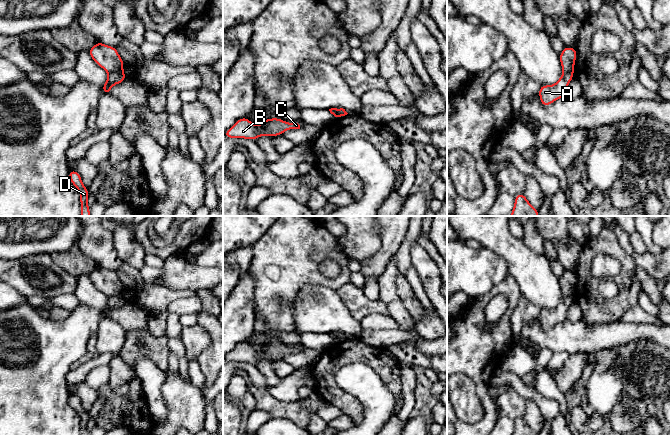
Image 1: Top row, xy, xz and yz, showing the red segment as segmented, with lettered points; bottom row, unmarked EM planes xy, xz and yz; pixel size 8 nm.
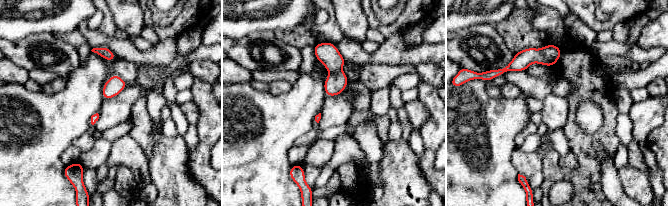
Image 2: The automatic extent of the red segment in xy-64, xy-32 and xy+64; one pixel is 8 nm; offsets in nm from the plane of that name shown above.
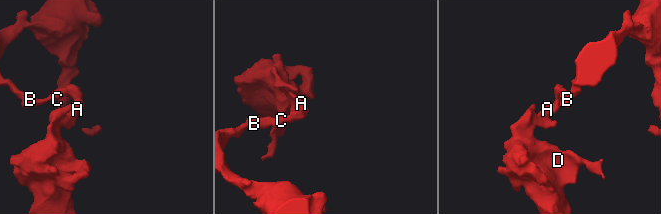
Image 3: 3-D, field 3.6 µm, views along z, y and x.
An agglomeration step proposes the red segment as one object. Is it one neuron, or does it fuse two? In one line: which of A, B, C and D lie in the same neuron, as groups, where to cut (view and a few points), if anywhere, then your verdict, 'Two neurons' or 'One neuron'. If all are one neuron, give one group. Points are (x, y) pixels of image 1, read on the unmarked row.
Groups: A D / B C. Split along xy (121, 294), (109, 297). Two neurons

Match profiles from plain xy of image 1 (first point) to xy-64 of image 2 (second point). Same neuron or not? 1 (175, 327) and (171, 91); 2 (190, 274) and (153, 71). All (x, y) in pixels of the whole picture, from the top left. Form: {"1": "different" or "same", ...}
{"1": "same", "2": "different"}

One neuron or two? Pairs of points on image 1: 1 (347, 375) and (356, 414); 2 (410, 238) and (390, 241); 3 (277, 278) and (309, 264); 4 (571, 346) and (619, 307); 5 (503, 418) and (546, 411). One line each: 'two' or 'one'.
1: two
2: two
3: one
4: two
5: two

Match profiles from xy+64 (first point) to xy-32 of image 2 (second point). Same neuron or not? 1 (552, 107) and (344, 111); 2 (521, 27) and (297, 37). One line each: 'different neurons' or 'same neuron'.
1: same neuron
2: same neuron

